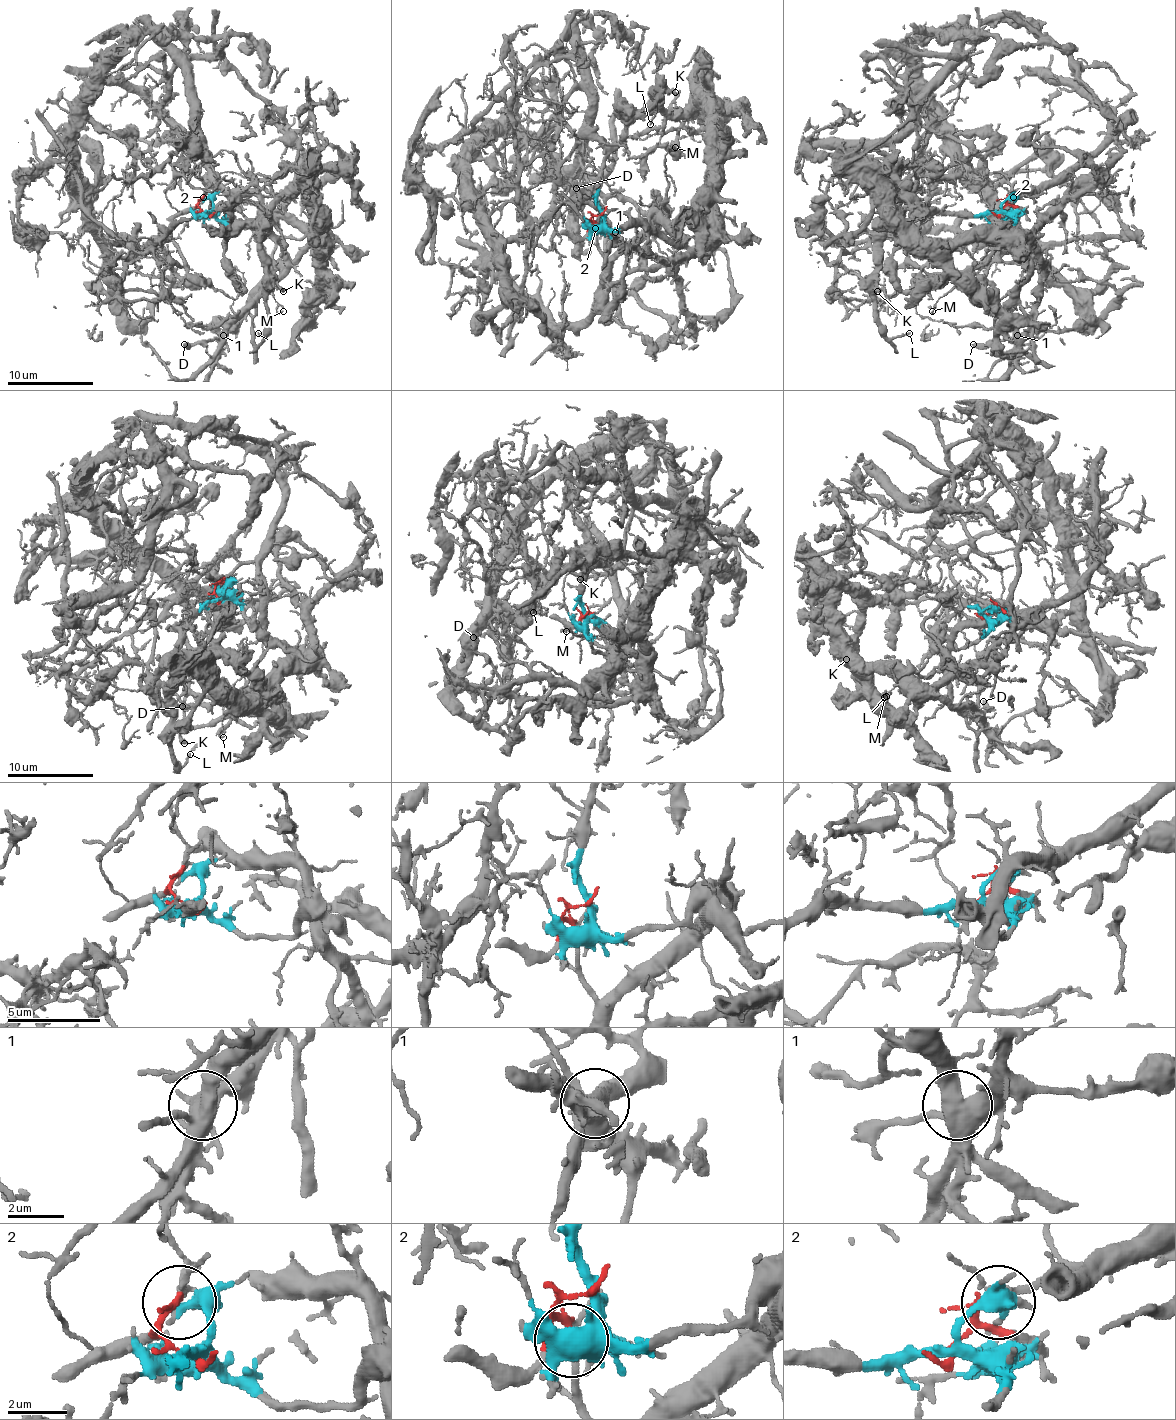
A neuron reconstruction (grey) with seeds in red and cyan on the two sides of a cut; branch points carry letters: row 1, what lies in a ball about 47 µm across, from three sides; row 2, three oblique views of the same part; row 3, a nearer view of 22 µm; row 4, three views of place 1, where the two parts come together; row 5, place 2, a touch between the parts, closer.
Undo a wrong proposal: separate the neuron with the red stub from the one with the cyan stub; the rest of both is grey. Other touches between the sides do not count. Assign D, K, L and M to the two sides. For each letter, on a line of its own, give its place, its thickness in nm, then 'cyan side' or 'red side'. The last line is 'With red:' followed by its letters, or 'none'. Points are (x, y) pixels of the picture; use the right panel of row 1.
D: at (973, 344); 400 nm thick; cyan side
K: at (877, 291); 320 nm thick; cyan side
L: at (909, 333); 160 nm thick; cyan side
M: at (932, 311); 130 nm thick; red side
With red: M

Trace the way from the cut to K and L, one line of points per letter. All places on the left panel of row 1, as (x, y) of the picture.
K: (210, 212), (206, 215), (223, 210), (240, 223), (255, 225), (262, 232), (266, 270), (283, 292)
L: (210, 212), (206, 215), (223, 210), (262, 232), (262, 249), (266, 255), (268, 326), (264, 337), (257, 333)

